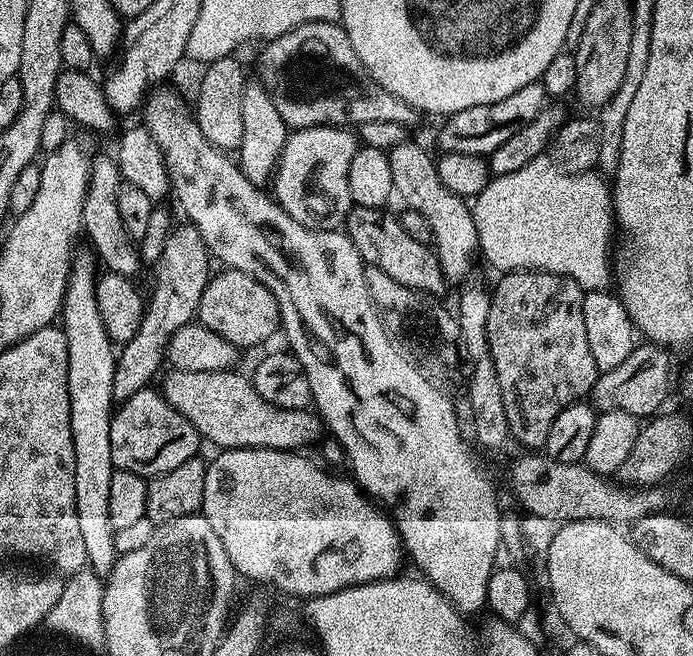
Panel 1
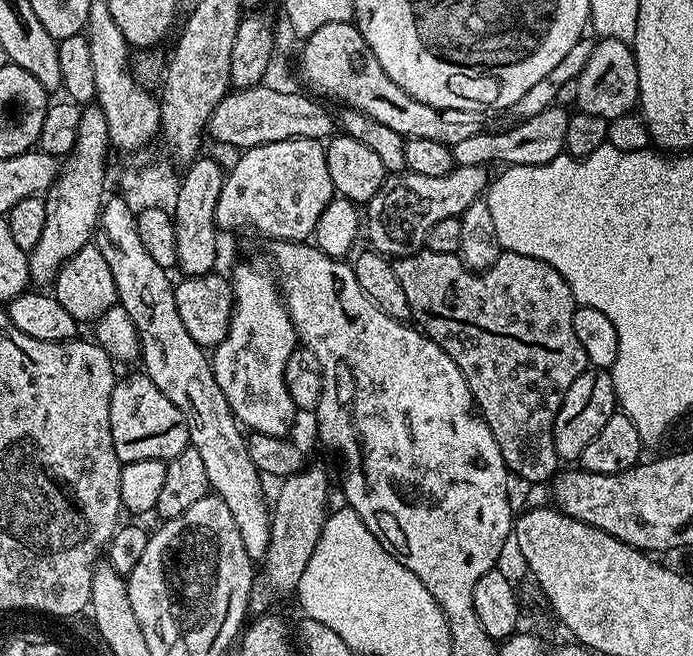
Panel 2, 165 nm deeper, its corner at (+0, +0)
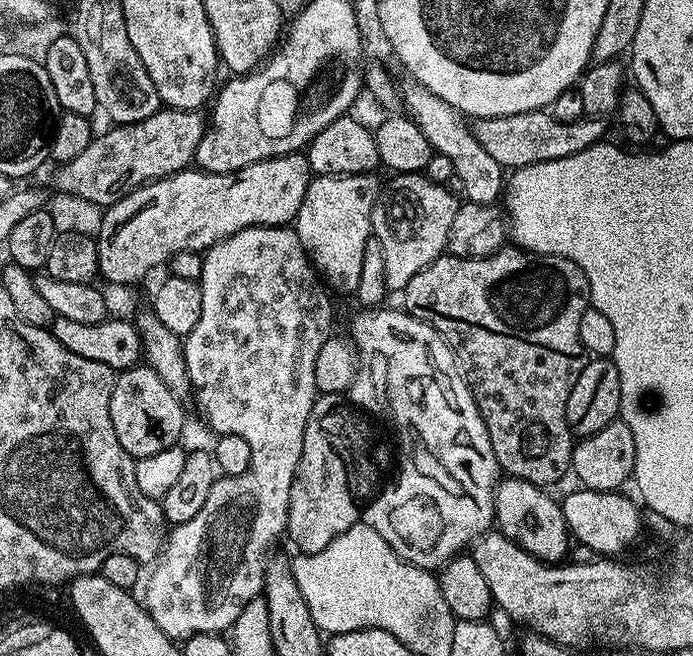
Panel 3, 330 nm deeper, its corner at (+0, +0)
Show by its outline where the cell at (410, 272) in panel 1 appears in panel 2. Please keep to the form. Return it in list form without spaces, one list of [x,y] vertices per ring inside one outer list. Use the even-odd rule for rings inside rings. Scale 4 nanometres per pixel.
[[[421,250],[412,256],[402,256],[395,261],[394,267],[398,274],[398,282],[402,282],[402,291],[406,294],[406,302],[410,302],[412,320],[418,325],[425,336],[429,336],[434,343],[444,351],[449,358],[458,366],[458,370],[464,375],[464,380],[468,384],[468,389],[472,395],[475,407],[479,415],[490,426],[494,434],[494,442],[498,442],[498,450],[502,450],[504,465],[508,468],[513,477],[521,476],[524,480],[529,480],[532,484],[540,484],[551,481],[557,475],[558,457],[554,450],[554,422],[558,418],[558,410],[566,398],[566,390],[574,386],[574,378],[578,378],[589,367],[586,358],[586,350],[582,350],[582,342],[574,338],[574,310],[578,307],[575,298],[572,296],[570,286],[554,266],[542,262],[538,258],[530,258],[526,254],[517,252],[501,251],[497,261],[484,271],[472,271],[464,264],[457,253],[438,254]]]

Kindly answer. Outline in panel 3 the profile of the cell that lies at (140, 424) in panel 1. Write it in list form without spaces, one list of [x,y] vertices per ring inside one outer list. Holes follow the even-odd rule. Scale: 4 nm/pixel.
[[[147,366],[123,369],[110,394],[110,422],[114,422],[114,434],[118,434],[122,450],[141,460],[173,447],[184,428],[184,408],[180,404],[183,404],[181,397],[173,394],[154,369]]]

